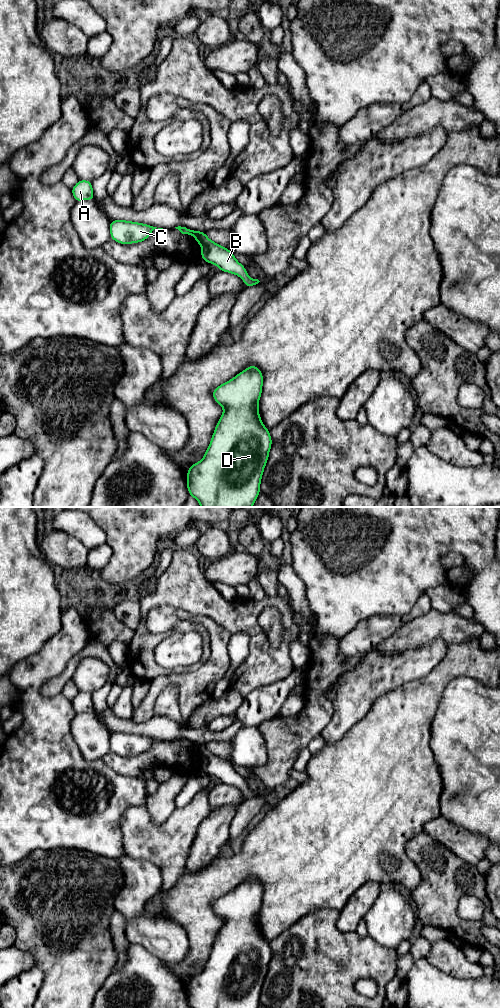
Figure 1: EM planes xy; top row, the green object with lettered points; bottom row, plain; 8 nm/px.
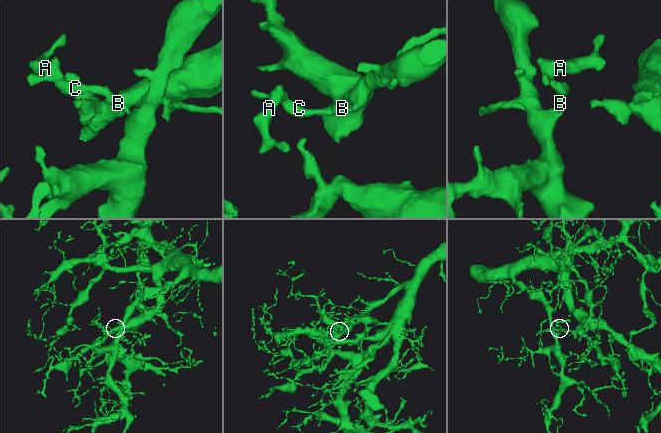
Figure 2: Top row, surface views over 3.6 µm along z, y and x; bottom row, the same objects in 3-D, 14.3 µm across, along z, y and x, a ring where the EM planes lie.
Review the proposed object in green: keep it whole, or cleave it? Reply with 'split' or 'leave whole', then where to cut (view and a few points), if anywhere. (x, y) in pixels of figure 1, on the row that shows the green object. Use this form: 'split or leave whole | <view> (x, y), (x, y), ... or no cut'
leave whole | no cut

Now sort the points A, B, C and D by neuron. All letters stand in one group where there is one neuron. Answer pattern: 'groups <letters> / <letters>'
groups A B C D

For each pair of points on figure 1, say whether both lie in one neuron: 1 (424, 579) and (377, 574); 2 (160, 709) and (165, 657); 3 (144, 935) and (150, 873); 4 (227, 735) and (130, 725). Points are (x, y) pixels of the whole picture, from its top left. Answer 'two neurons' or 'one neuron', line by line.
1: one neuron
2: two neurons
3: one neuron
4: one neuron

